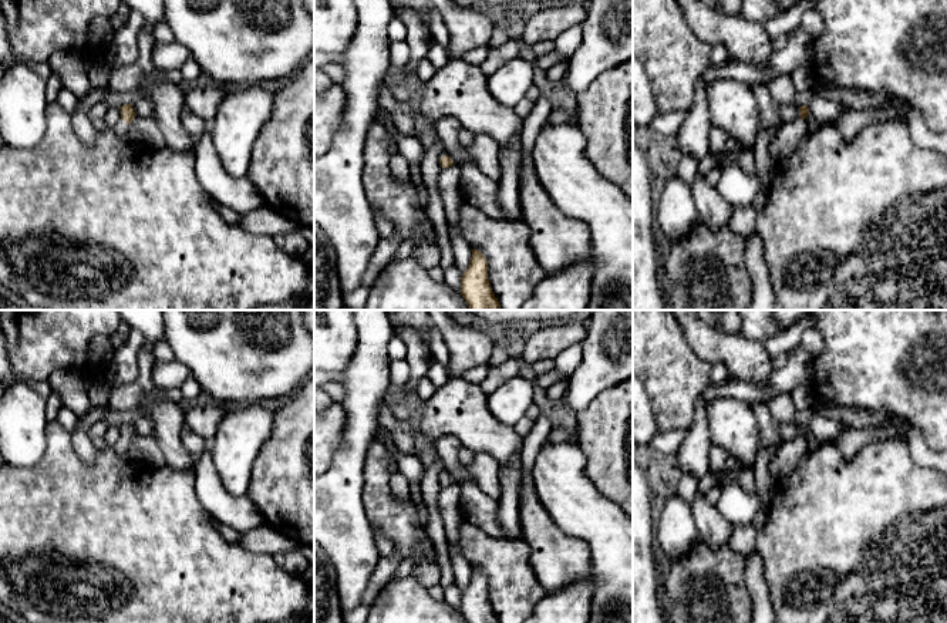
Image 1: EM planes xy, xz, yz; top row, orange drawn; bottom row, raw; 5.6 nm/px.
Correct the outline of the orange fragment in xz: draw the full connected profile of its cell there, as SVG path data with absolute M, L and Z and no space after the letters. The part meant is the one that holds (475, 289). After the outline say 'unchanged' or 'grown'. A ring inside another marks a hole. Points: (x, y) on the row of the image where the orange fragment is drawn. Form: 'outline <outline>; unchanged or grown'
outline M472 249L469 266L462 275L461 294L469 310L502 310L489 284L488 262L476 249Z; unchanged

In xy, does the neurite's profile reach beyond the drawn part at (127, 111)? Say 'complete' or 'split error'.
split error

